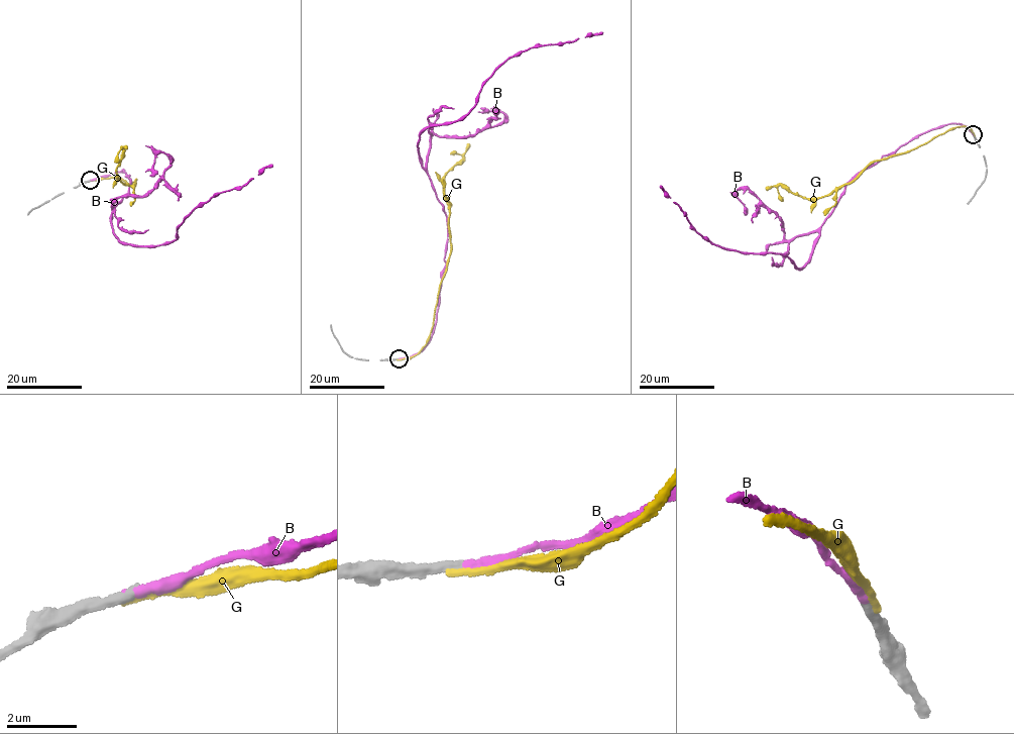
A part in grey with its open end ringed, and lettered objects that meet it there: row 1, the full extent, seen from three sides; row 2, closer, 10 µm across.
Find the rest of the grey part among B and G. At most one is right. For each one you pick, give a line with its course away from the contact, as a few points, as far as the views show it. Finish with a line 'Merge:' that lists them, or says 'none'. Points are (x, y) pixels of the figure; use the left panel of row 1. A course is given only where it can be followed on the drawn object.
B: via (90, 180), (122, 169), (130, 176), (113, 234), (141, 246), (171, 242), (211, 197), (272, 165)
Merge: B

